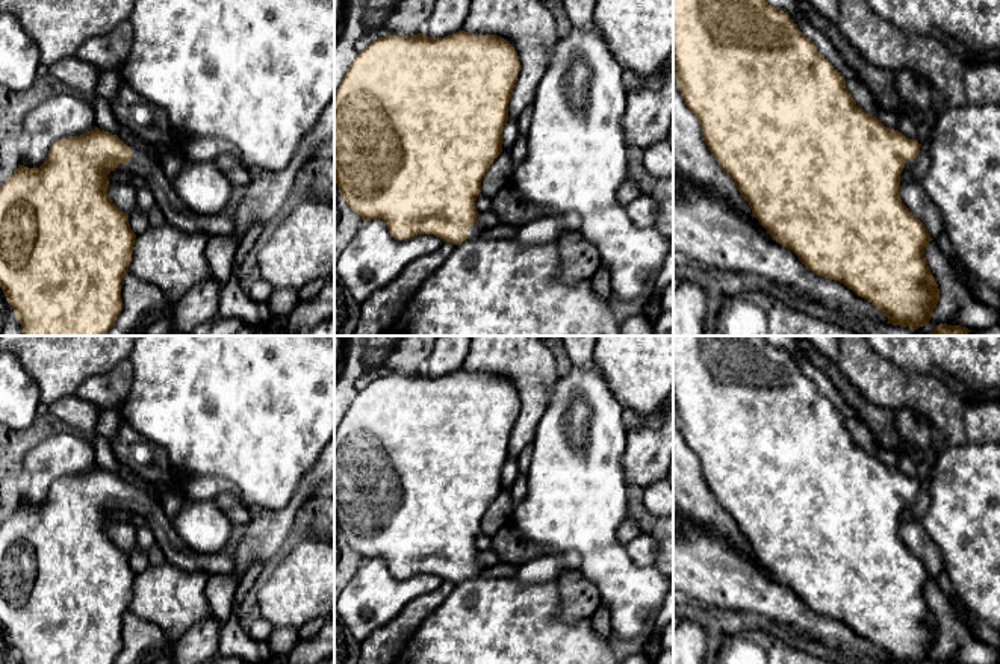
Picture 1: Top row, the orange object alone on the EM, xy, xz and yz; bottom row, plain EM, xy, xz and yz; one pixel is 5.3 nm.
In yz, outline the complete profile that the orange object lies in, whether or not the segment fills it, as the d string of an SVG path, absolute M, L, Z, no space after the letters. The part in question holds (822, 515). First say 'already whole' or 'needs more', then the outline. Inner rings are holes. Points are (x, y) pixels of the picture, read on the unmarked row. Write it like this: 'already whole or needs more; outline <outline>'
needs more; outline M673 336L673 407L679 431L702 464L708 489L720 507L734 519L753 555L782 585L791 588L814 613L843 622L858 635L871 641L893 664L926 664L939 640L938 623L927 605L924 587L933 579L924 563L912 554L899 535L900 513L912 507L921 481L909 478L899 469L885 466L876 455L856 445L846 427L844 416L825 398L815 383L793 361L790 354L769 343L762 336Z

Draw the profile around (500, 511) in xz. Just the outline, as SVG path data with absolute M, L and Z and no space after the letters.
M502 489L483 516L481 531L493 537L501 528L511 522L513 508L510 490Z

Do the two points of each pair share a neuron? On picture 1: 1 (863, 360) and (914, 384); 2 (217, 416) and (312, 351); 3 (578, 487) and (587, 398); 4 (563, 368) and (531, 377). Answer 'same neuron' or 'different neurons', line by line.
1: same neuron
2: same neuron
3: same neuron
4: different neurons

